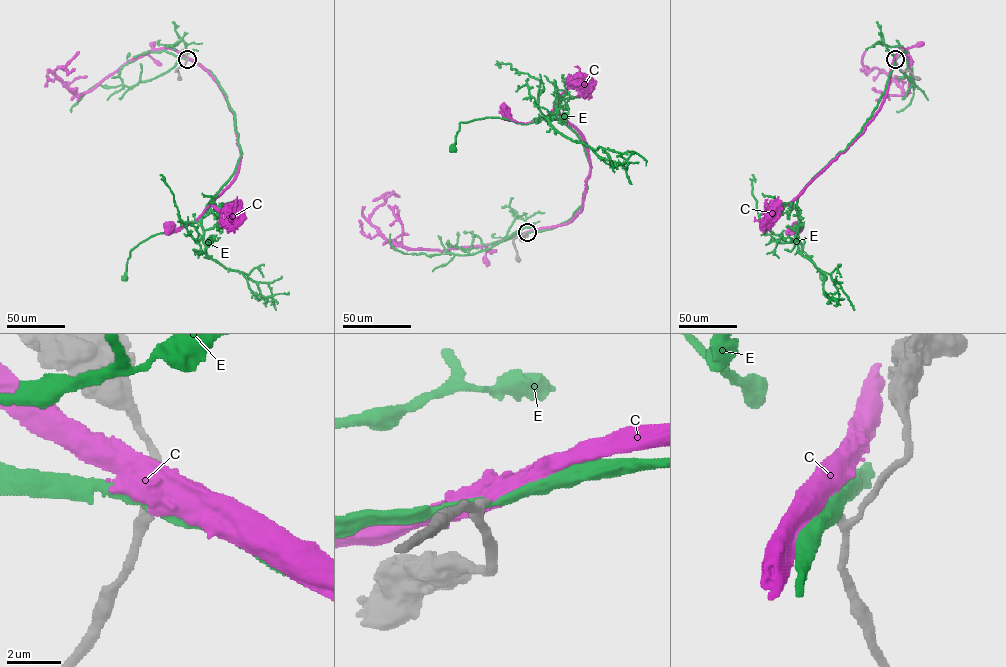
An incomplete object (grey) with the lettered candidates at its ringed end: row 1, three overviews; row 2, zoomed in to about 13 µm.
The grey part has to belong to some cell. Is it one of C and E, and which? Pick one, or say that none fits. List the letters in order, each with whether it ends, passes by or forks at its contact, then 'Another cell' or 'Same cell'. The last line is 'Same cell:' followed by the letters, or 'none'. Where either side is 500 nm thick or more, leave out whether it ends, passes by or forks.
C: Same cell
E: It passes by. Another cell
Same cell: C

